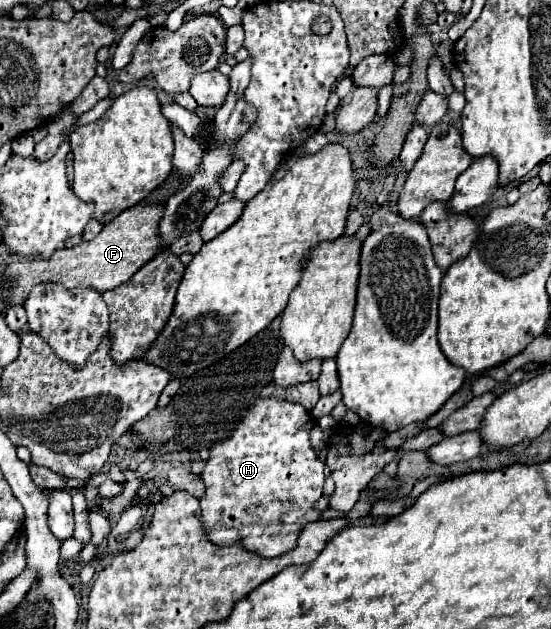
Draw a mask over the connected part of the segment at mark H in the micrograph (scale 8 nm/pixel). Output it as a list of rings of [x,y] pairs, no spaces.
[[[257,398],[231,438],[211,448],[211,456],[201,474],[205,482],[205,496],[201,498],[203,524],[209,532],[211,542],[215,544],[233,544],[241,540],[247,550],[273,558],[295,548],[297,534],[301,528],[313,520],[319,520],[313,504],[321,498],[323,492],[323,468],[317,452],[311,446],[311,430],[315,428],[313,414],[301,404],[291,404],[279,398]]]

